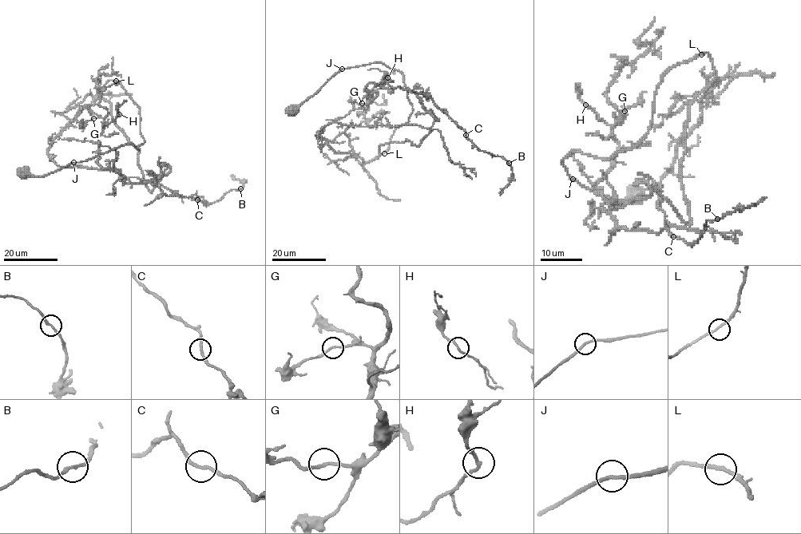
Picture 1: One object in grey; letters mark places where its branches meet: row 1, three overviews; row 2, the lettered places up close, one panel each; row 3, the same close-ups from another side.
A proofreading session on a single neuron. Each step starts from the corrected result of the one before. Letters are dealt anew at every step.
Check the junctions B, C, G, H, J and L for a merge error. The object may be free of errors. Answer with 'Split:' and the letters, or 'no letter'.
Split: no letter

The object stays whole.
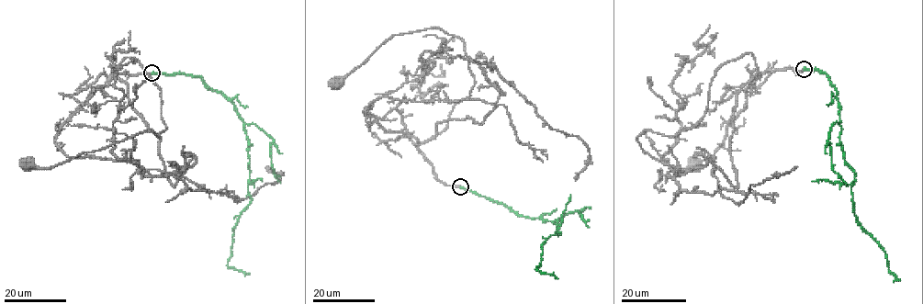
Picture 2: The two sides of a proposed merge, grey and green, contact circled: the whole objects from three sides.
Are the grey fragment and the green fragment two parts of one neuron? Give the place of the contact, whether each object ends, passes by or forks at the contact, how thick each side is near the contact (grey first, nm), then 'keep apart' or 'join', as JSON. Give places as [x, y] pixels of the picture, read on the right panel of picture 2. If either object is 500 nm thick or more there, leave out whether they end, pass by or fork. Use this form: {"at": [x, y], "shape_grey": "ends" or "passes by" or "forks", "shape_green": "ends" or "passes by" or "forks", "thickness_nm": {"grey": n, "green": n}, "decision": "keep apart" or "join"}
{"at": [804, 69], "shape_grey": "ends", "shape_green": "ends", "thickness_nm": {"grey": 320, "green": 360}, "decision": "join"}

